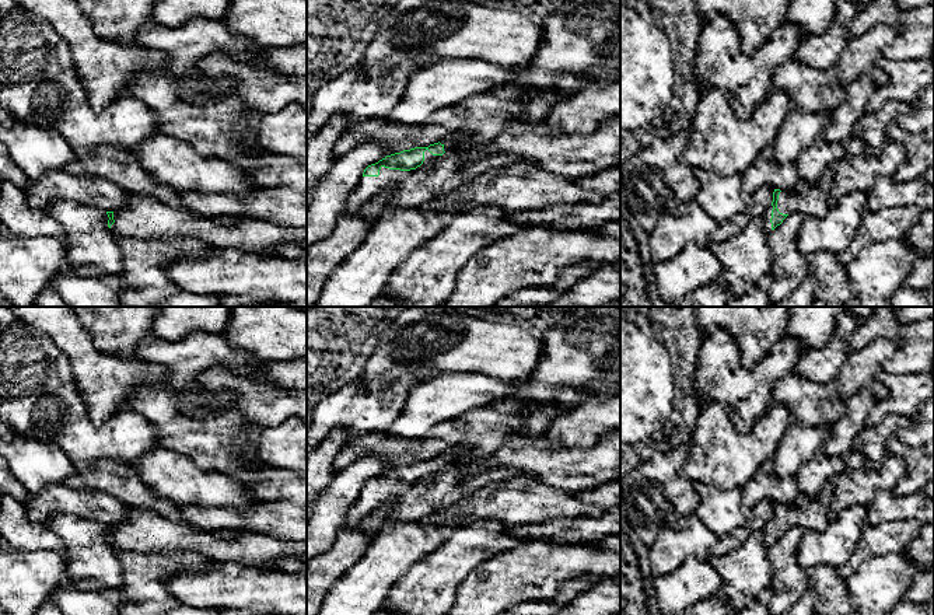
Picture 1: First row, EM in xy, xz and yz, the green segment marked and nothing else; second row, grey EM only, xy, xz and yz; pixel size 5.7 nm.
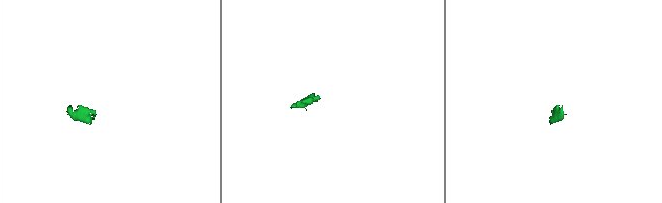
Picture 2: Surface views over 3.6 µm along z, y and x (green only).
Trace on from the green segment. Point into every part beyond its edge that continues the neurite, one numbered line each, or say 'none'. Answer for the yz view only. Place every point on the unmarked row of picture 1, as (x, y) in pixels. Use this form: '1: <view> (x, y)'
1: yz (811, 513)
2: yz (766, 528)

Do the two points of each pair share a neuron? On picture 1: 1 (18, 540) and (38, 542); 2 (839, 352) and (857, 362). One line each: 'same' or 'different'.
1: same
2: different

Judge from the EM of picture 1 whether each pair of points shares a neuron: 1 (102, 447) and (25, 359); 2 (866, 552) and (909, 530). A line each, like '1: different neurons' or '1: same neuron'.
1: same neuron
2: same neuron

